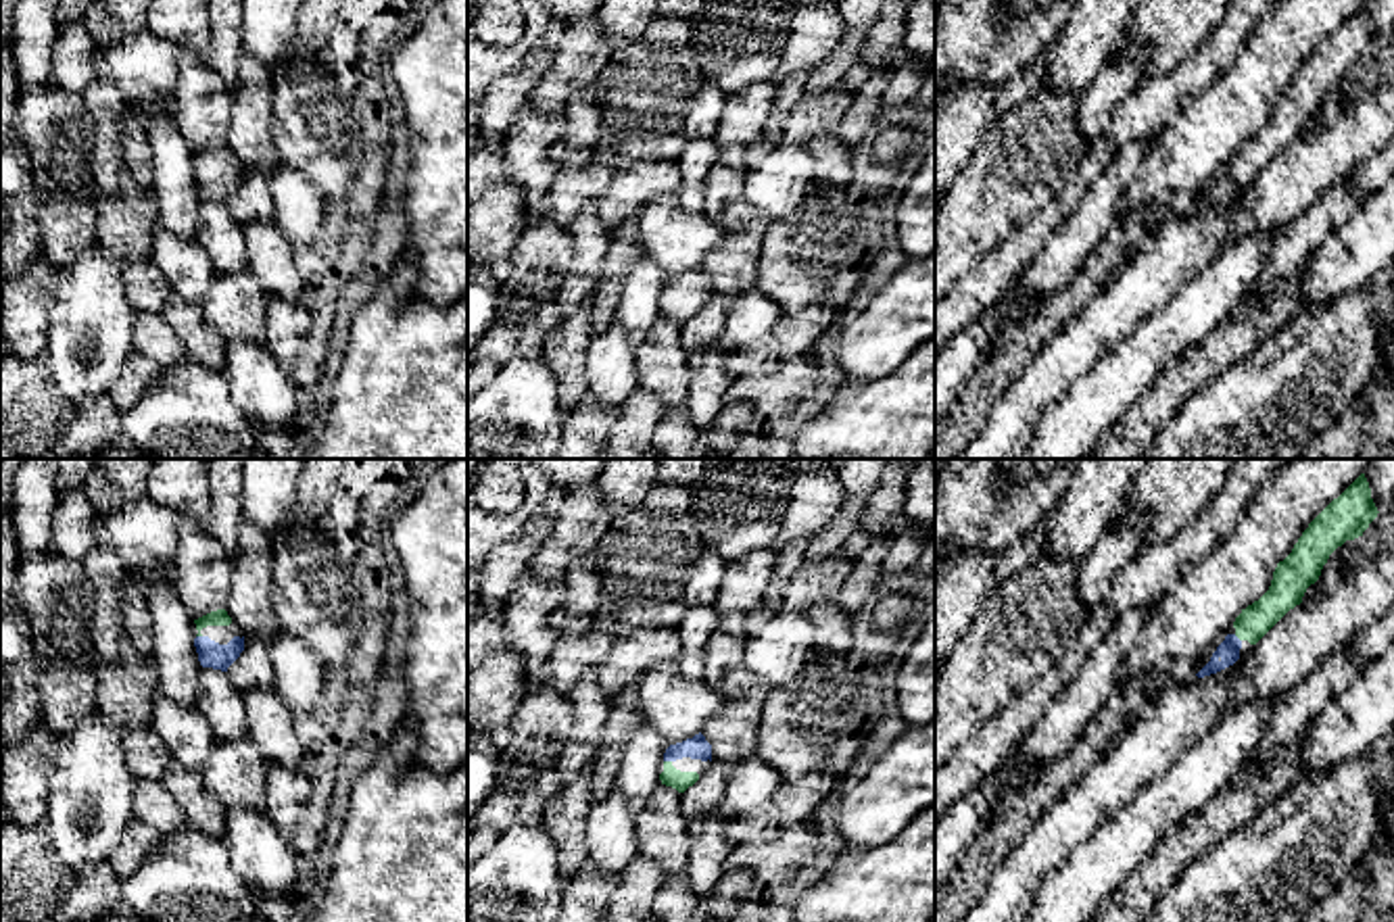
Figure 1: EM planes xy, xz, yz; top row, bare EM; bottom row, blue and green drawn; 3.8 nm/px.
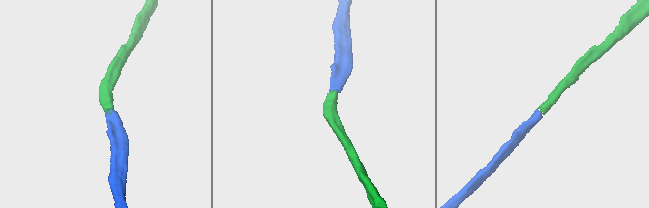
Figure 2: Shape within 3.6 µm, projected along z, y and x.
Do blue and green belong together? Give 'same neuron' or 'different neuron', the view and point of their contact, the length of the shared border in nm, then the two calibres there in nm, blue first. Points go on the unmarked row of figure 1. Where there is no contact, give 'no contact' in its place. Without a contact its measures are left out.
same neuron | xz (668, 293) | 30 nm | 90/80 nm

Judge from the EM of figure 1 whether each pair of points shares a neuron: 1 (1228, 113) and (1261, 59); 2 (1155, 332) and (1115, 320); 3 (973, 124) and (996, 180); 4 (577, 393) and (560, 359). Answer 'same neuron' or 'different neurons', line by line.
1: same neuron
2: different neurons
3: different neurons
4: same neuron

